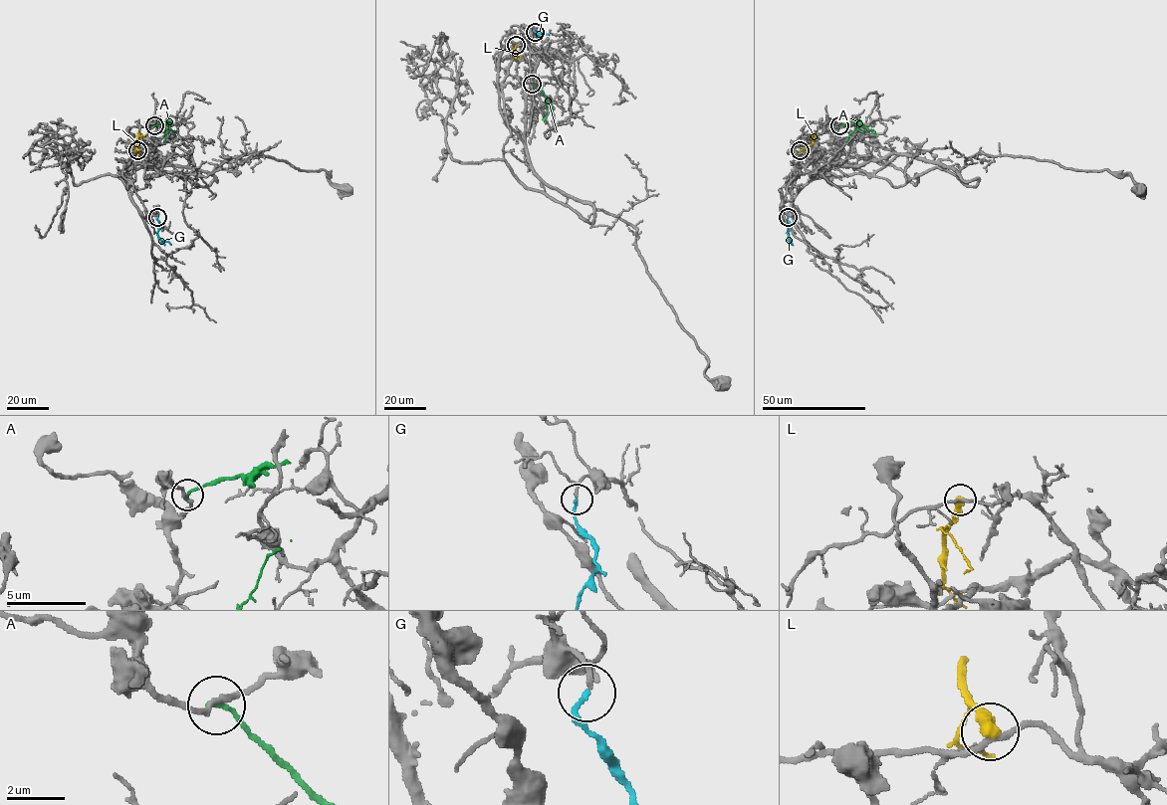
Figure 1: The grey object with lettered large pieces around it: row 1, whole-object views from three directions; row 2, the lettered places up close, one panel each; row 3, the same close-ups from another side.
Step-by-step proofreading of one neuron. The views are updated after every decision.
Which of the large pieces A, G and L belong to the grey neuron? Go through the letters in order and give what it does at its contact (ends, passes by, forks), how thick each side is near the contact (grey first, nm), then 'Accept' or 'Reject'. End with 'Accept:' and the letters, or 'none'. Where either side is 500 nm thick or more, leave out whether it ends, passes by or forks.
A: It ends there. Thickness 190 nm (grey) against 180 nm. Reject
G: It ends there. Thickness 140 nm (grey) against 180 nm. Accept
L: It ends there. Thickness 200 nm (grey) against 460 nm. Reject
Accept: G

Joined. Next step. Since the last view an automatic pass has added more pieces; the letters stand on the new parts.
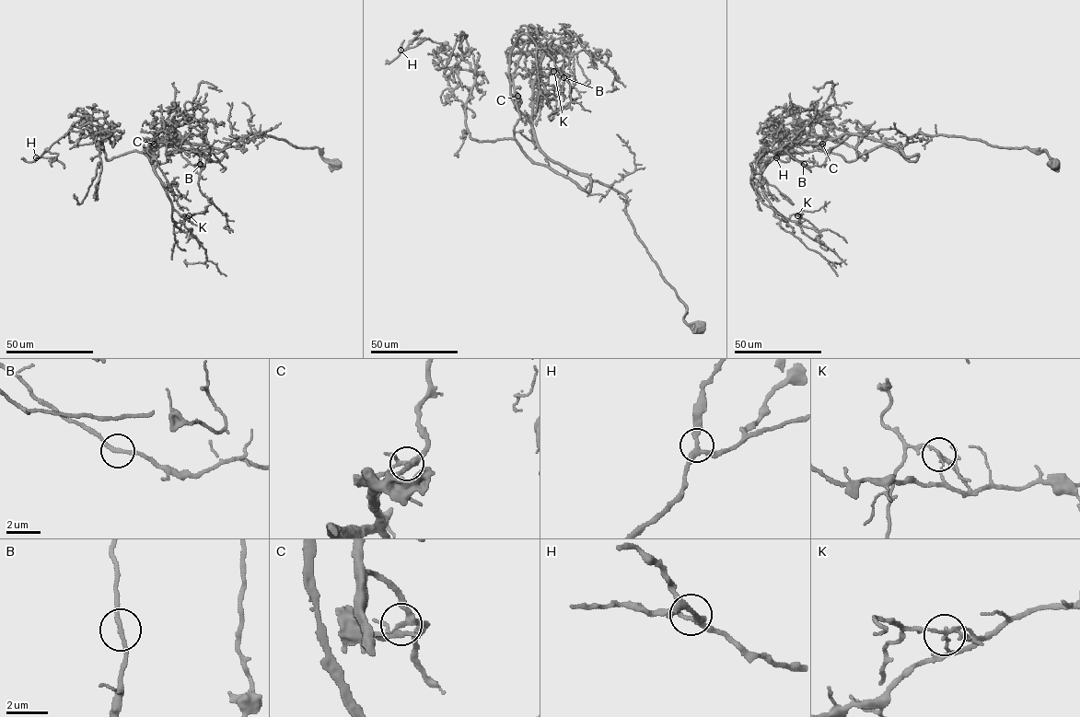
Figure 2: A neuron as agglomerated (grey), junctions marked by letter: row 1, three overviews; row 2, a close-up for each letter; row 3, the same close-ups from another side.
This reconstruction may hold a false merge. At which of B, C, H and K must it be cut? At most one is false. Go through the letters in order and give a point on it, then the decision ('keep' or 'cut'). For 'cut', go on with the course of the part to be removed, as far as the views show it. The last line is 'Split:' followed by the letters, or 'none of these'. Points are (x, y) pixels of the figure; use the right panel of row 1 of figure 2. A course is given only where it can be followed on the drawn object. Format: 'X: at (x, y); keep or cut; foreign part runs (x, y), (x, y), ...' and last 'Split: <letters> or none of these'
B: at (804, 164); keep
C: at (822, 144); keep
H: at (776, 157); keep
K: at (797, 215); cut; foreign part runs (797, 215), (819, 231)
Split: K

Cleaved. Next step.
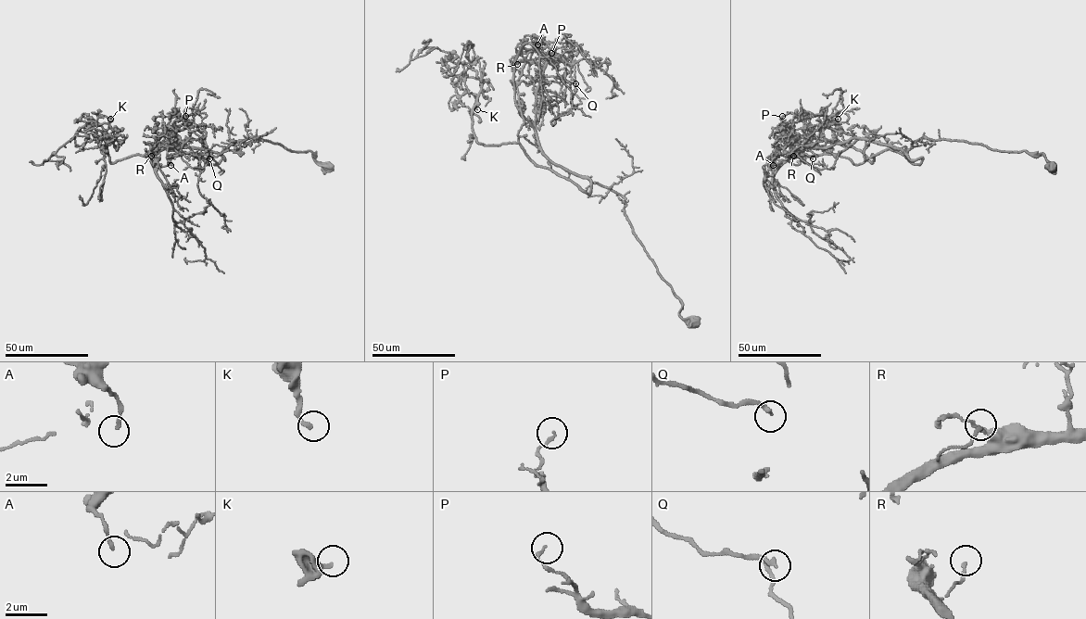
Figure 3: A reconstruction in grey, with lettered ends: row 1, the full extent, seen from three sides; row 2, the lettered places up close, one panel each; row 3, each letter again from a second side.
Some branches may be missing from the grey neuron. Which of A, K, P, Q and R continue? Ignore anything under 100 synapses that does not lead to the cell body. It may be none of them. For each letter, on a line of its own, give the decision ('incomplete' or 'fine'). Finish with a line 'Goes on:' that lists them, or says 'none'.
A: fine
K: fine
P: fine
Q: fine
R: fine
Goes on: none

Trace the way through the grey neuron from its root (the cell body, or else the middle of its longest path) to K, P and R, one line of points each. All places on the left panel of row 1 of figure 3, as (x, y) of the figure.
K: (328, 166), (310, 151), (255, 136), (231, 144), (216, 164), (166, 148), (111, 163), (106, 150), (110, 119)
P: (328, 166), (310, 151), (255, 136), (220, 154), (169, 138), (179, 153), (199, 126), (185, 116)
R: (328, 166), (310, 151), (255, 136), (220, 154), (168, 139), (151, 156)

